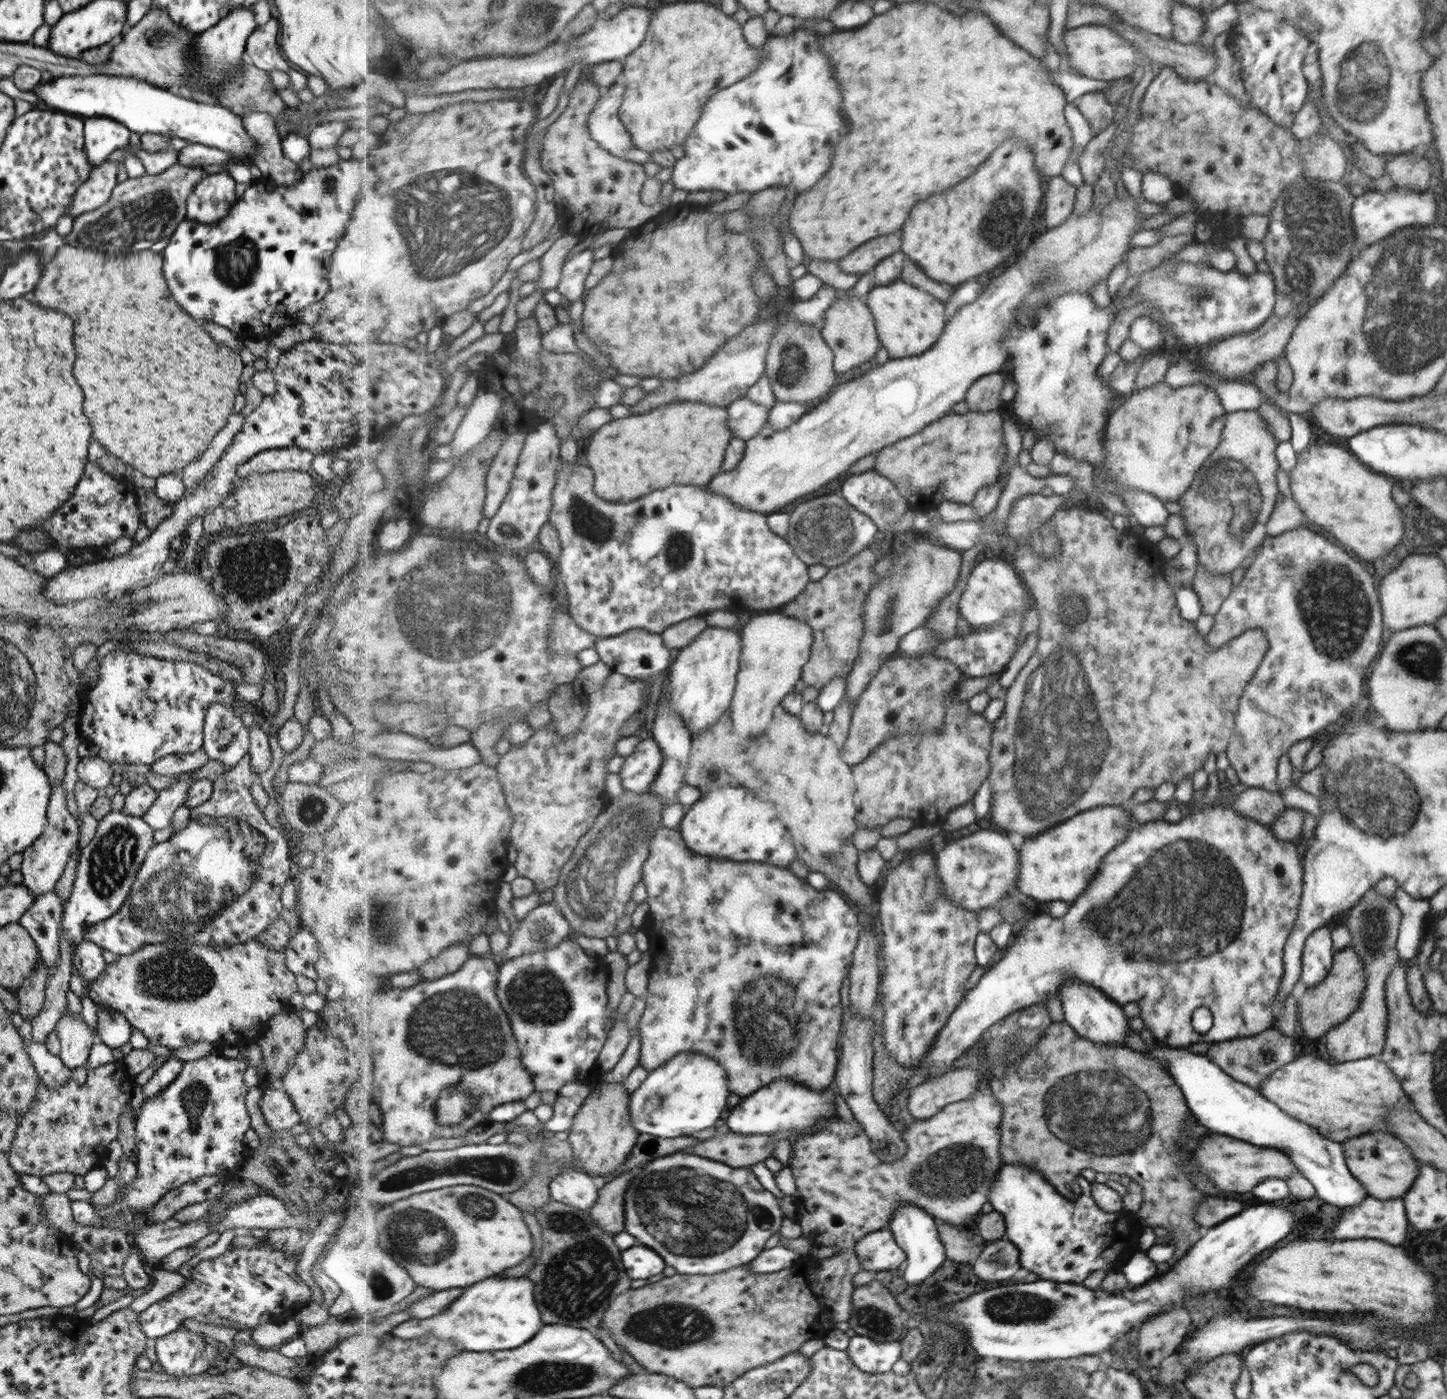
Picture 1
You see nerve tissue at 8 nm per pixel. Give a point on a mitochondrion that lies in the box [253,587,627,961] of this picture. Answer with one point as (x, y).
(380, 918)

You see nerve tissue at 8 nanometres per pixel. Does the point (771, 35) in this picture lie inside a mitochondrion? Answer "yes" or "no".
no

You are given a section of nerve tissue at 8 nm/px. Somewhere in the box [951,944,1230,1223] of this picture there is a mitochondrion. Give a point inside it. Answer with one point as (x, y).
(1105, 1113)

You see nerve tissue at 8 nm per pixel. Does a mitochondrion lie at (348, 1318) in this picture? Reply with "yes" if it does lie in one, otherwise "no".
no

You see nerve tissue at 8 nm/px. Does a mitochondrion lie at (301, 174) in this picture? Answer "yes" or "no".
no

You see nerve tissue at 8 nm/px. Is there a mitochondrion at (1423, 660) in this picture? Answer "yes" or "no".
yes

